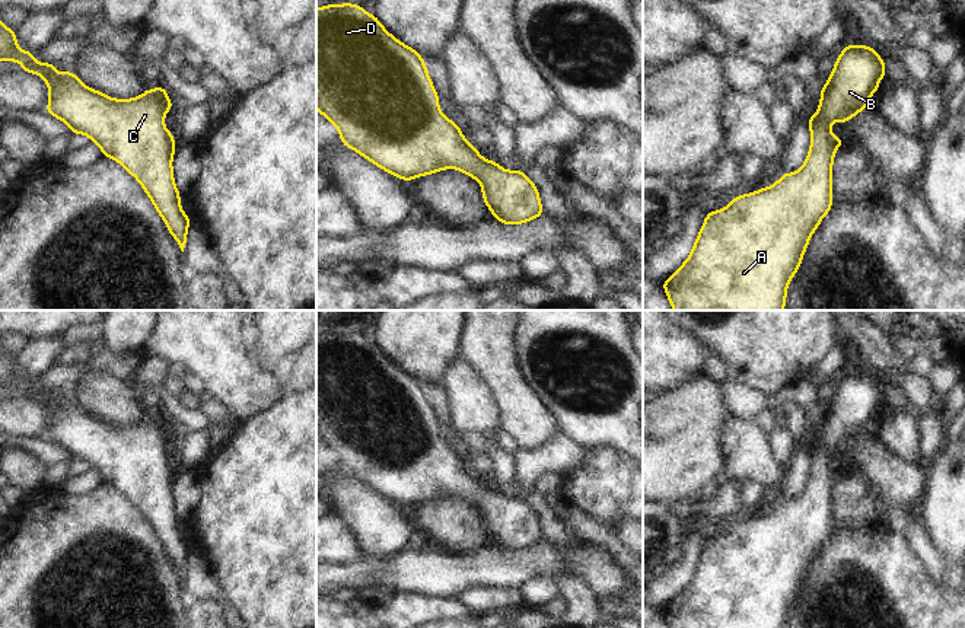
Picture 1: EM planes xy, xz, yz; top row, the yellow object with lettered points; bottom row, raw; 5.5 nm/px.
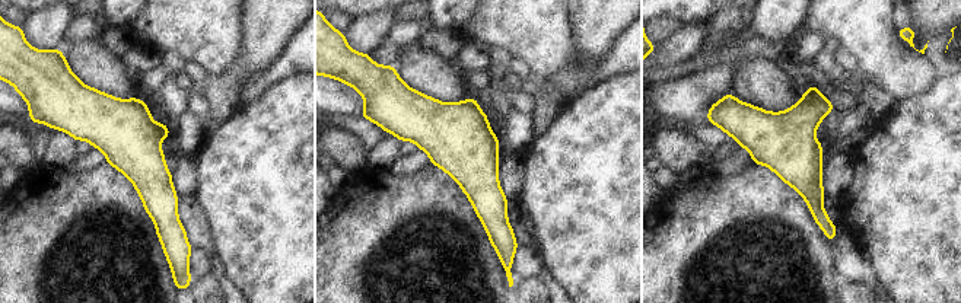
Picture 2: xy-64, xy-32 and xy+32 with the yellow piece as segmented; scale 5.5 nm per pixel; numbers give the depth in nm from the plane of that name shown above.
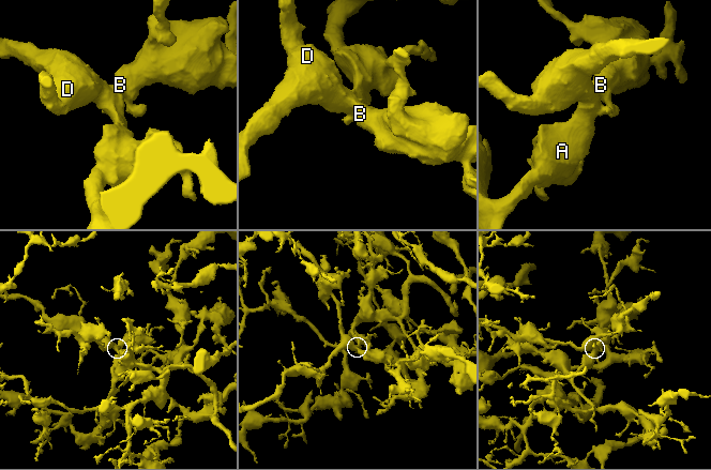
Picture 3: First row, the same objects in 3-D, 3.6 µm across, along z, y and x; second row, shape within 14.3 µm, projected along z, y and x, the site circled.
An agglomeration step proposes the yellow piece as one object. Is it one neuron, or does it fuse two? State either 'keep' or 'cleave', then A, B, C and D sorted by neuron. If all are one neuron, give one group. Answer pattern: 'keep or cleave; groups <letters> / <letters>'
keep; groups A B C D

